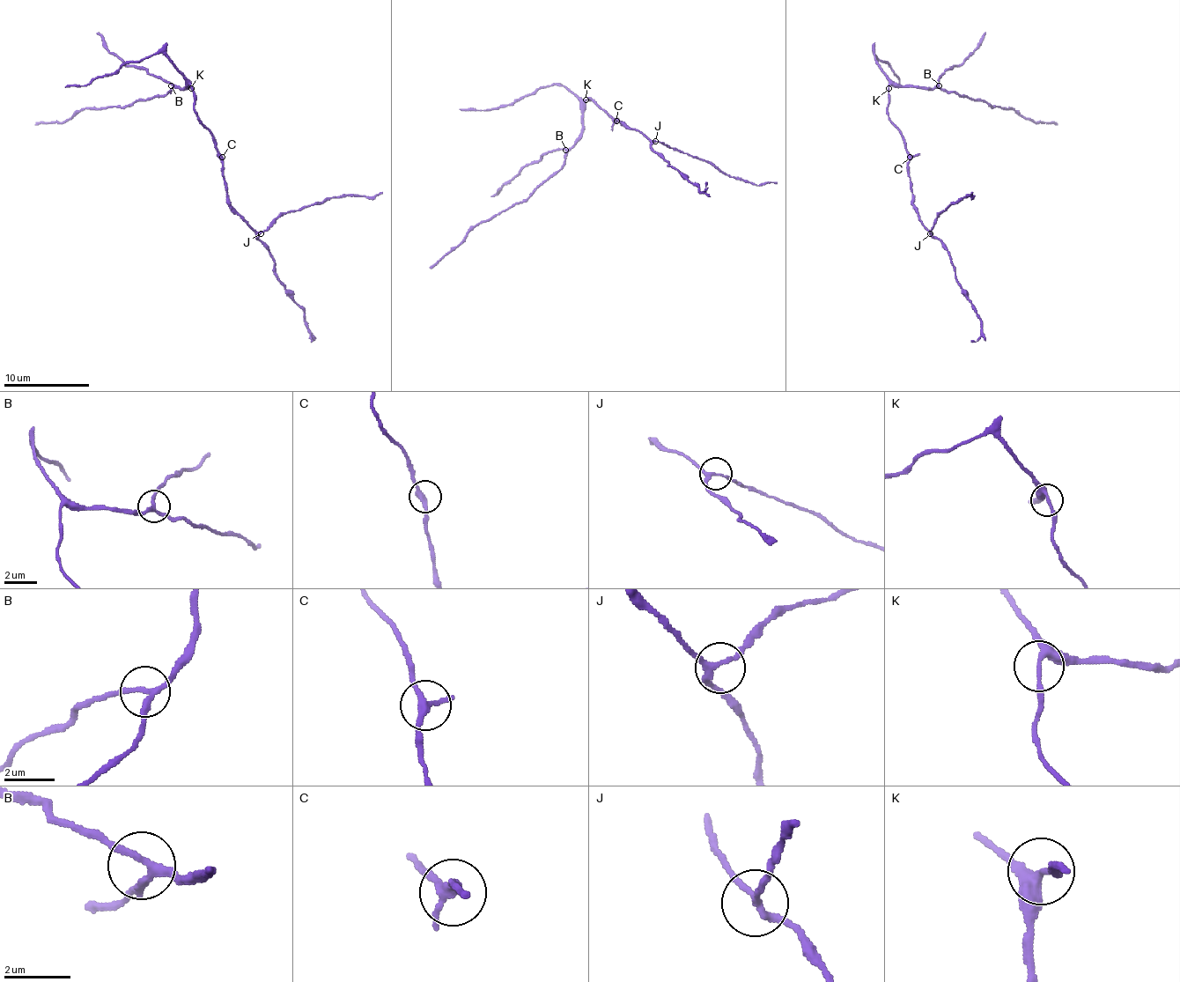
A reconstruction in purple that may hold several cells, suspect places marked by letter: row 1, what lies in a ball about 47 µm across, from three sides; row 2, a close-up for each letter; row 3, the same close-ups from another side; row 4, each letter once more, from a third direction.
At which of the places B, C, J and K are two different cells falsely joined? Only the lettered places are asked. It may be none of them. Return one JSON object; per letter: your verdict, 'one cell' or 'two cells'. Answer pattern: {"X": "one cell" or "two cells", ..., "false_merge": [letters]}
{"B": "one cell", "C": "one cell", "J": "one cell", "K": "one cell", "false_merge": []}

